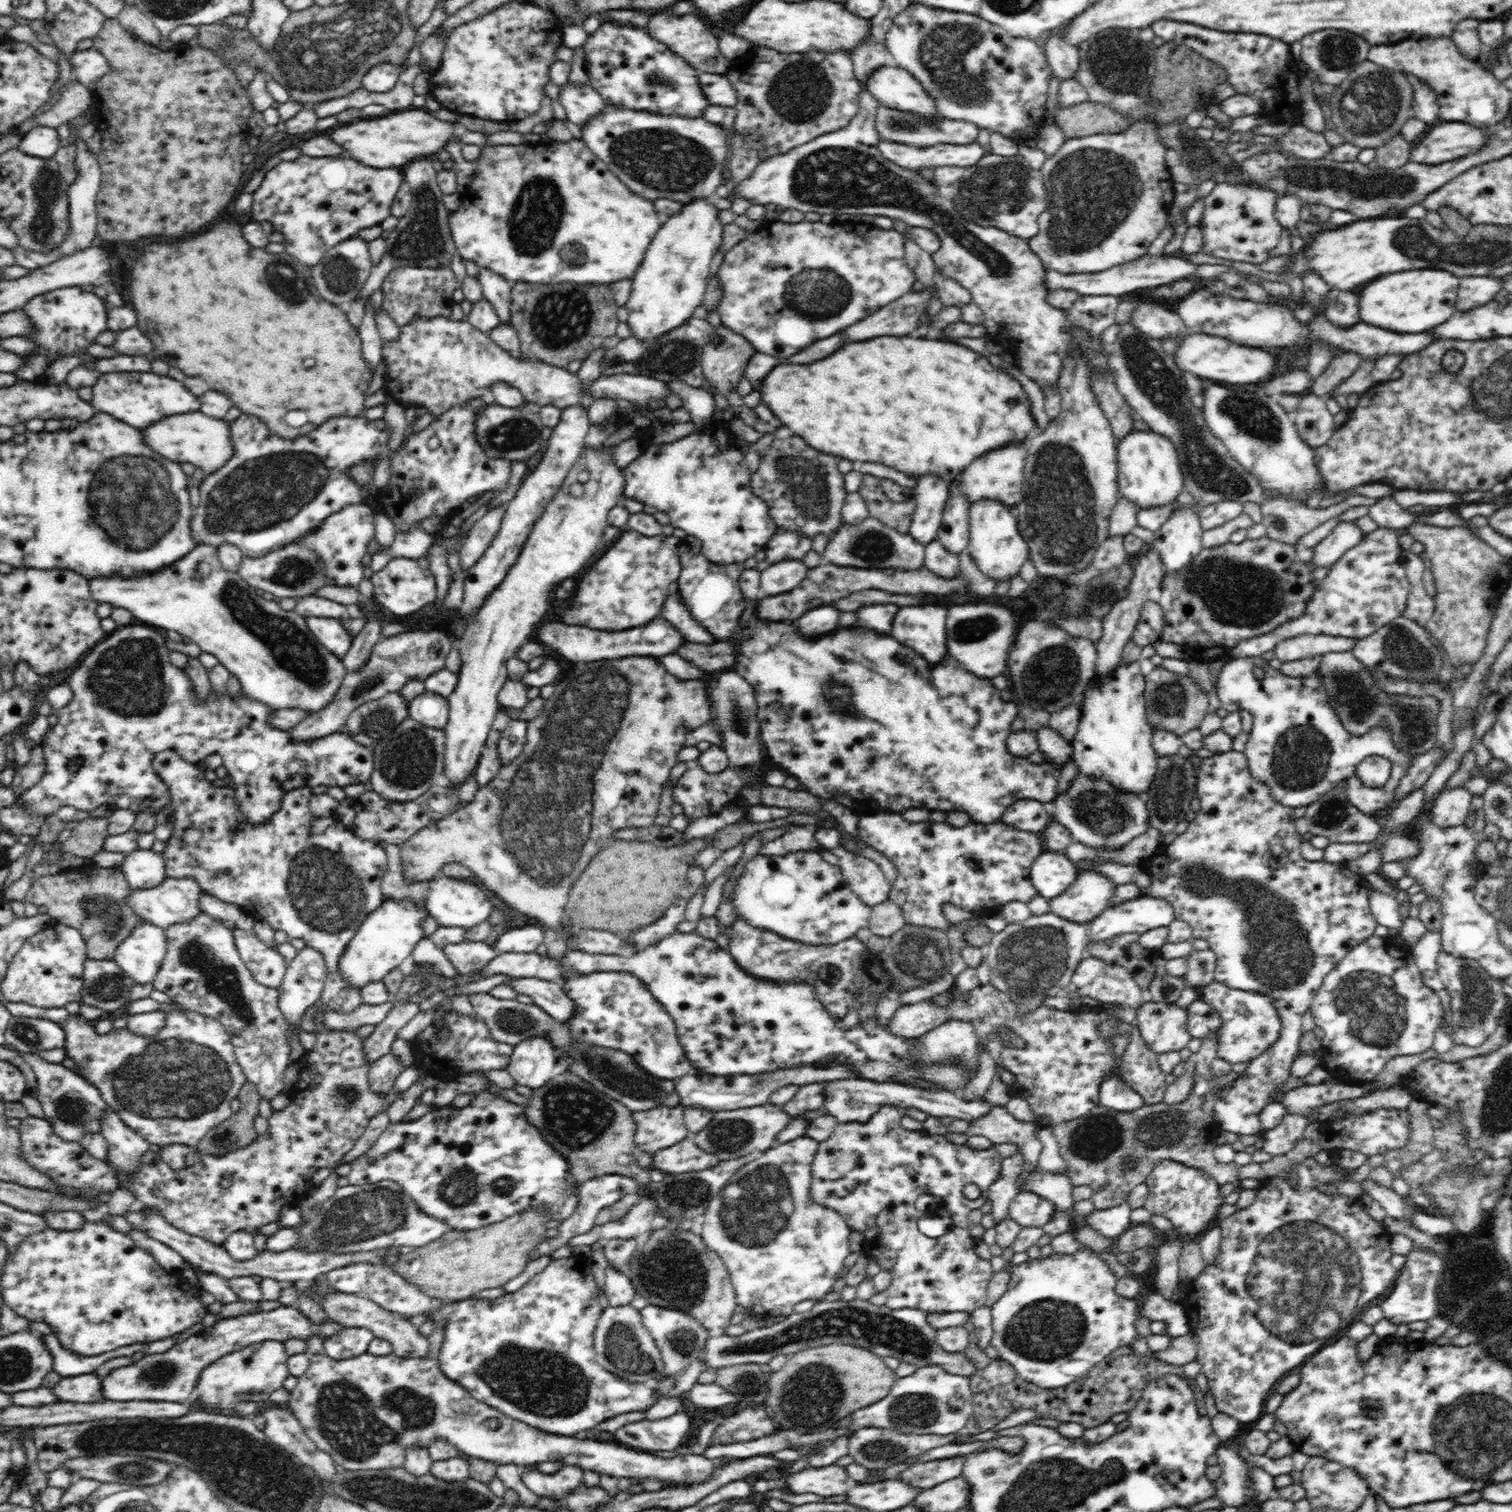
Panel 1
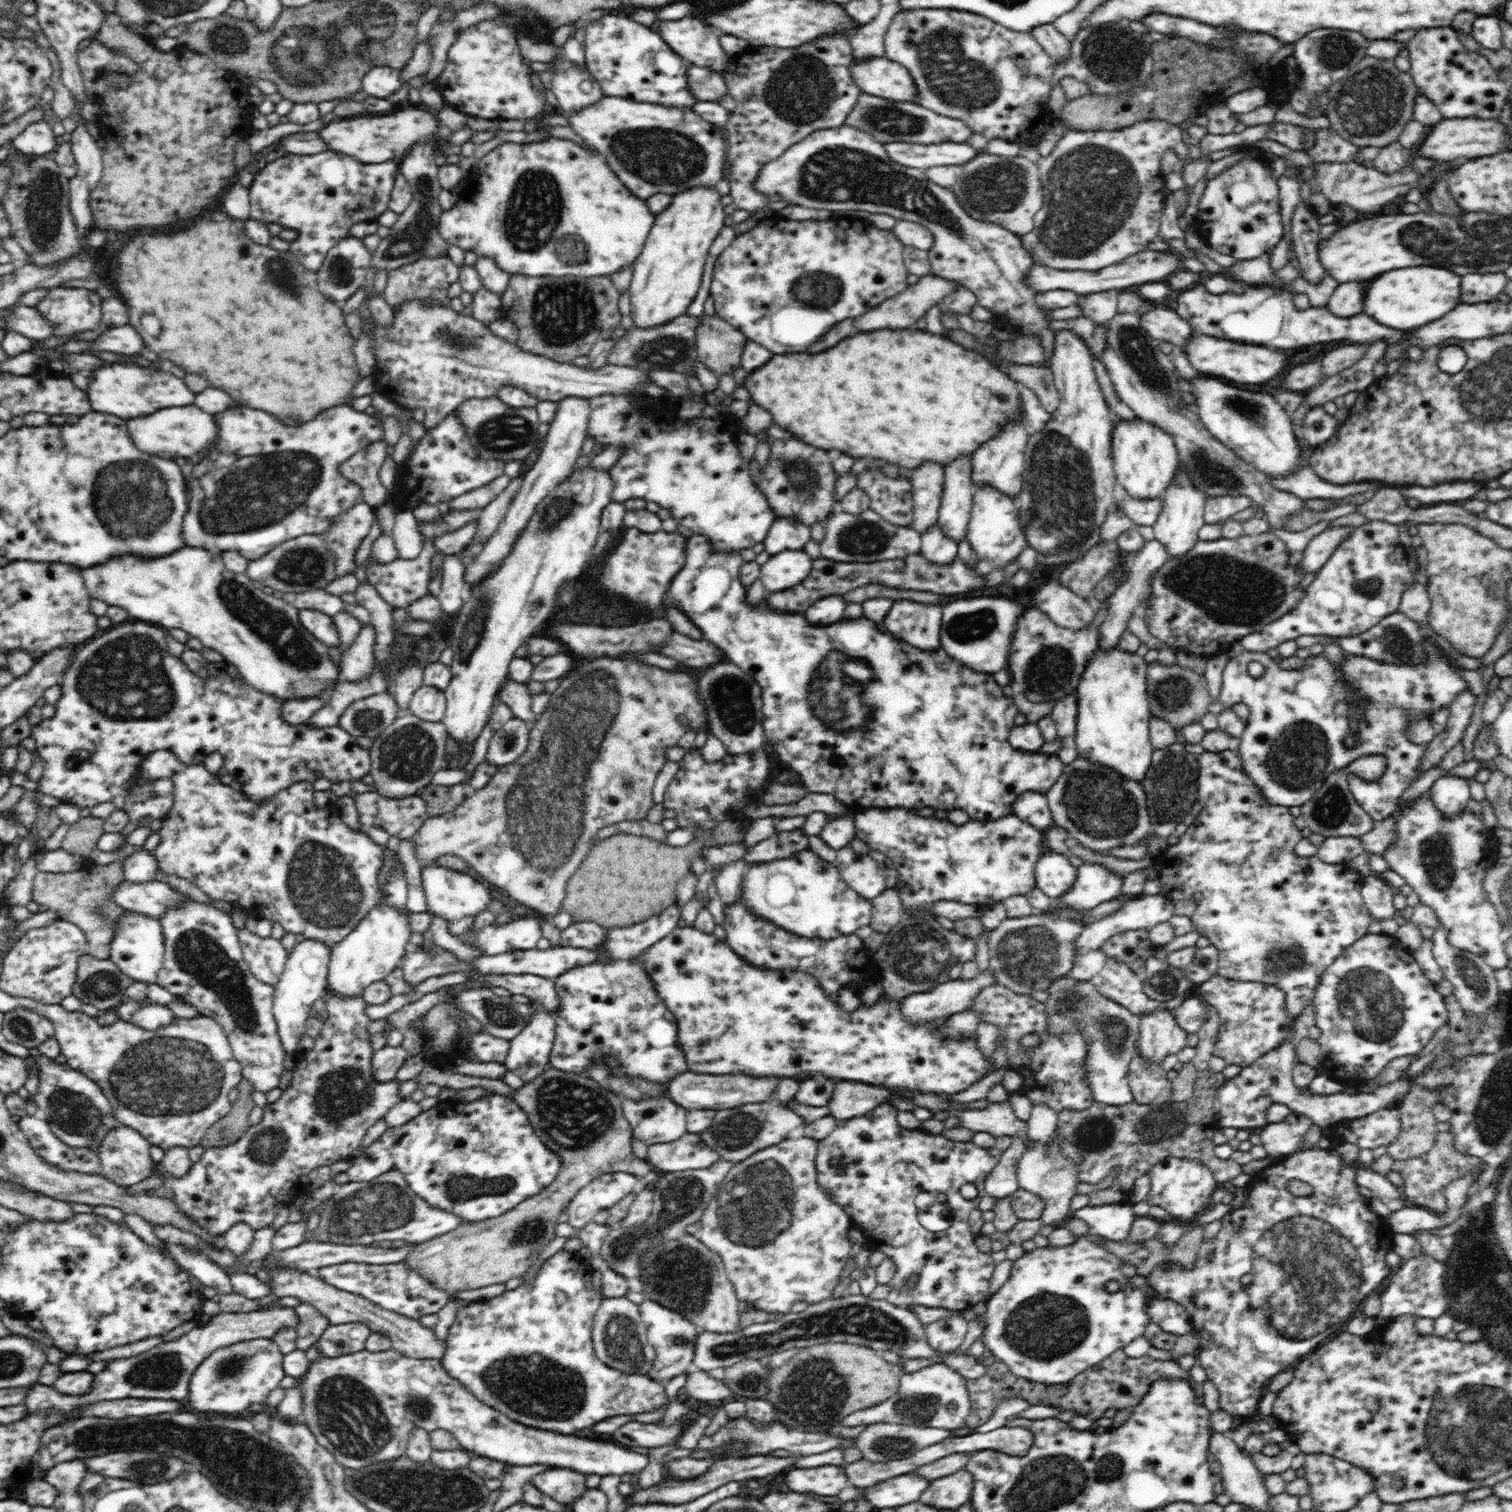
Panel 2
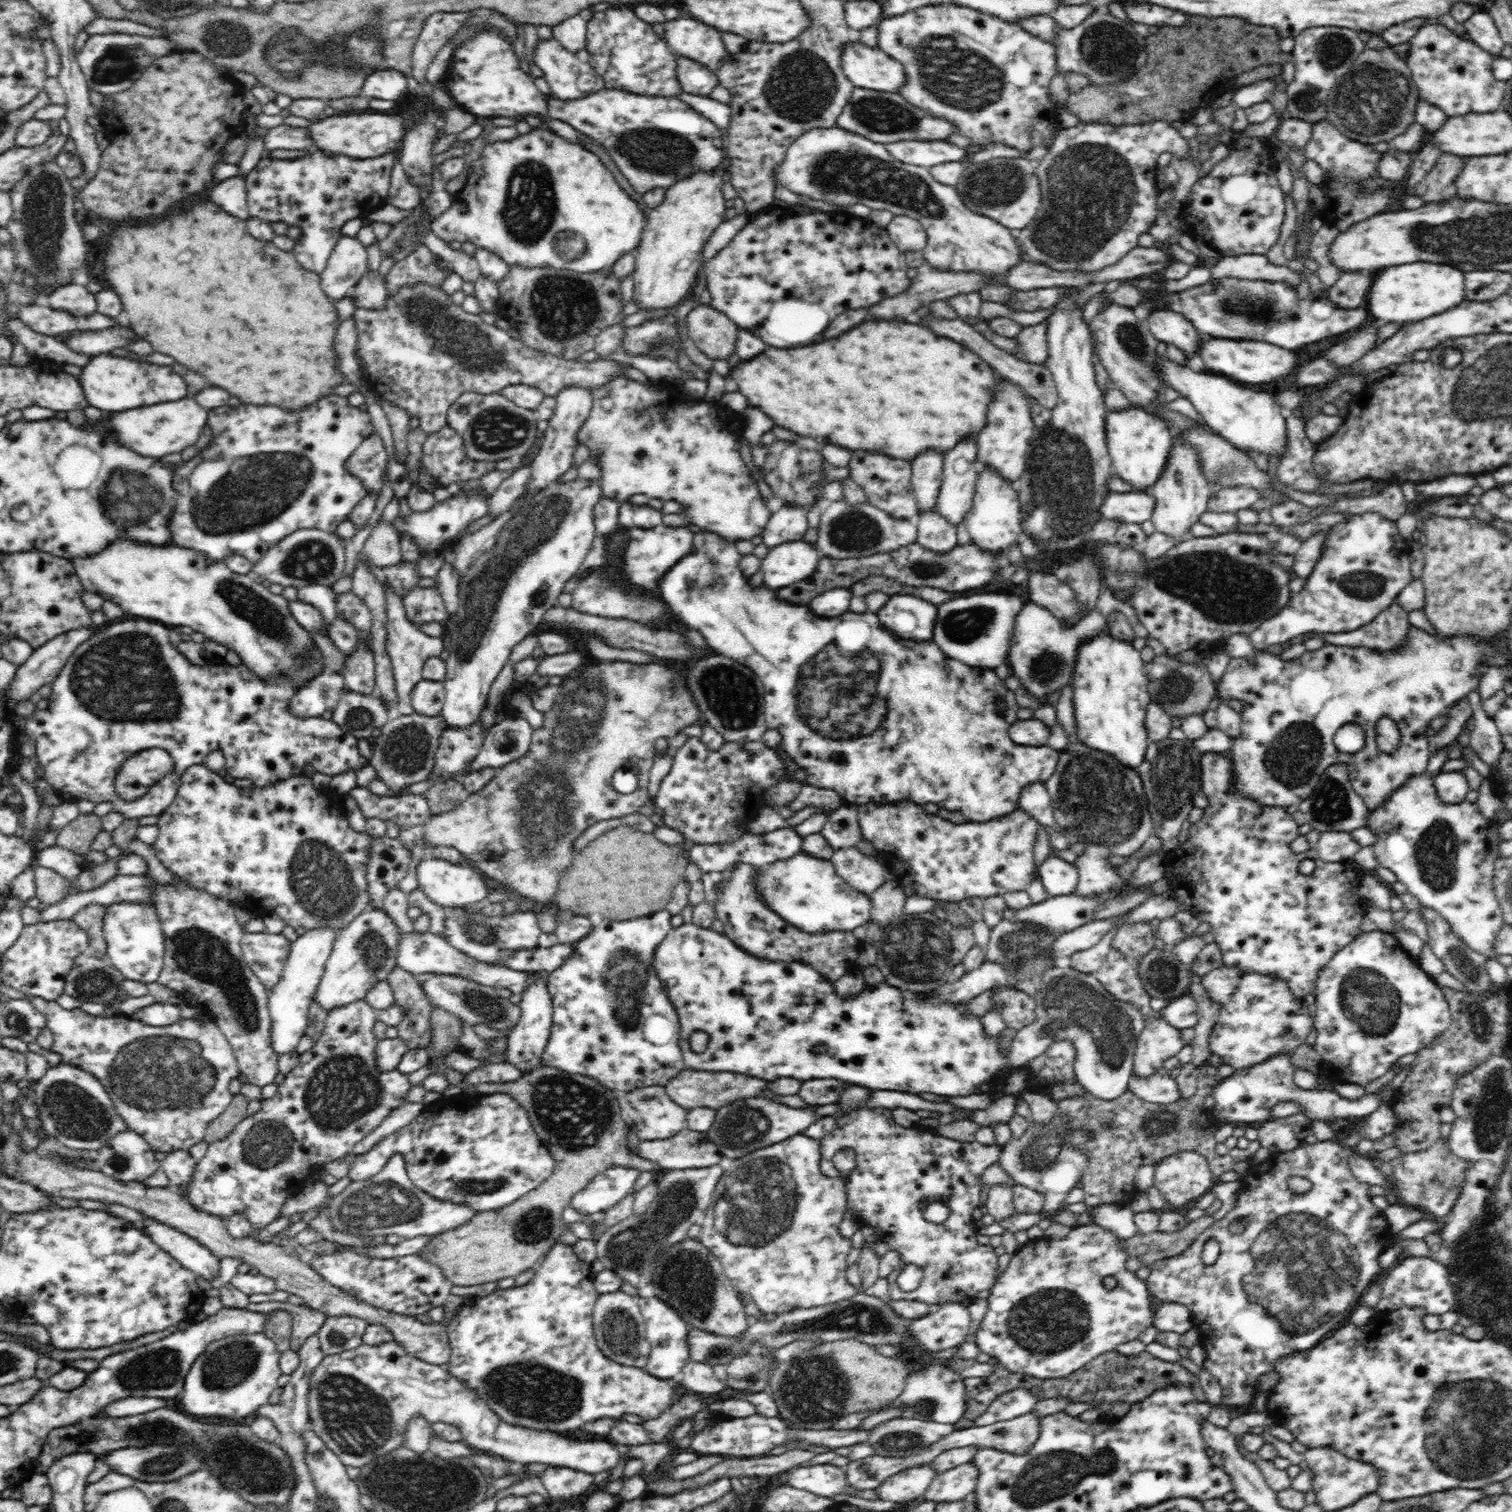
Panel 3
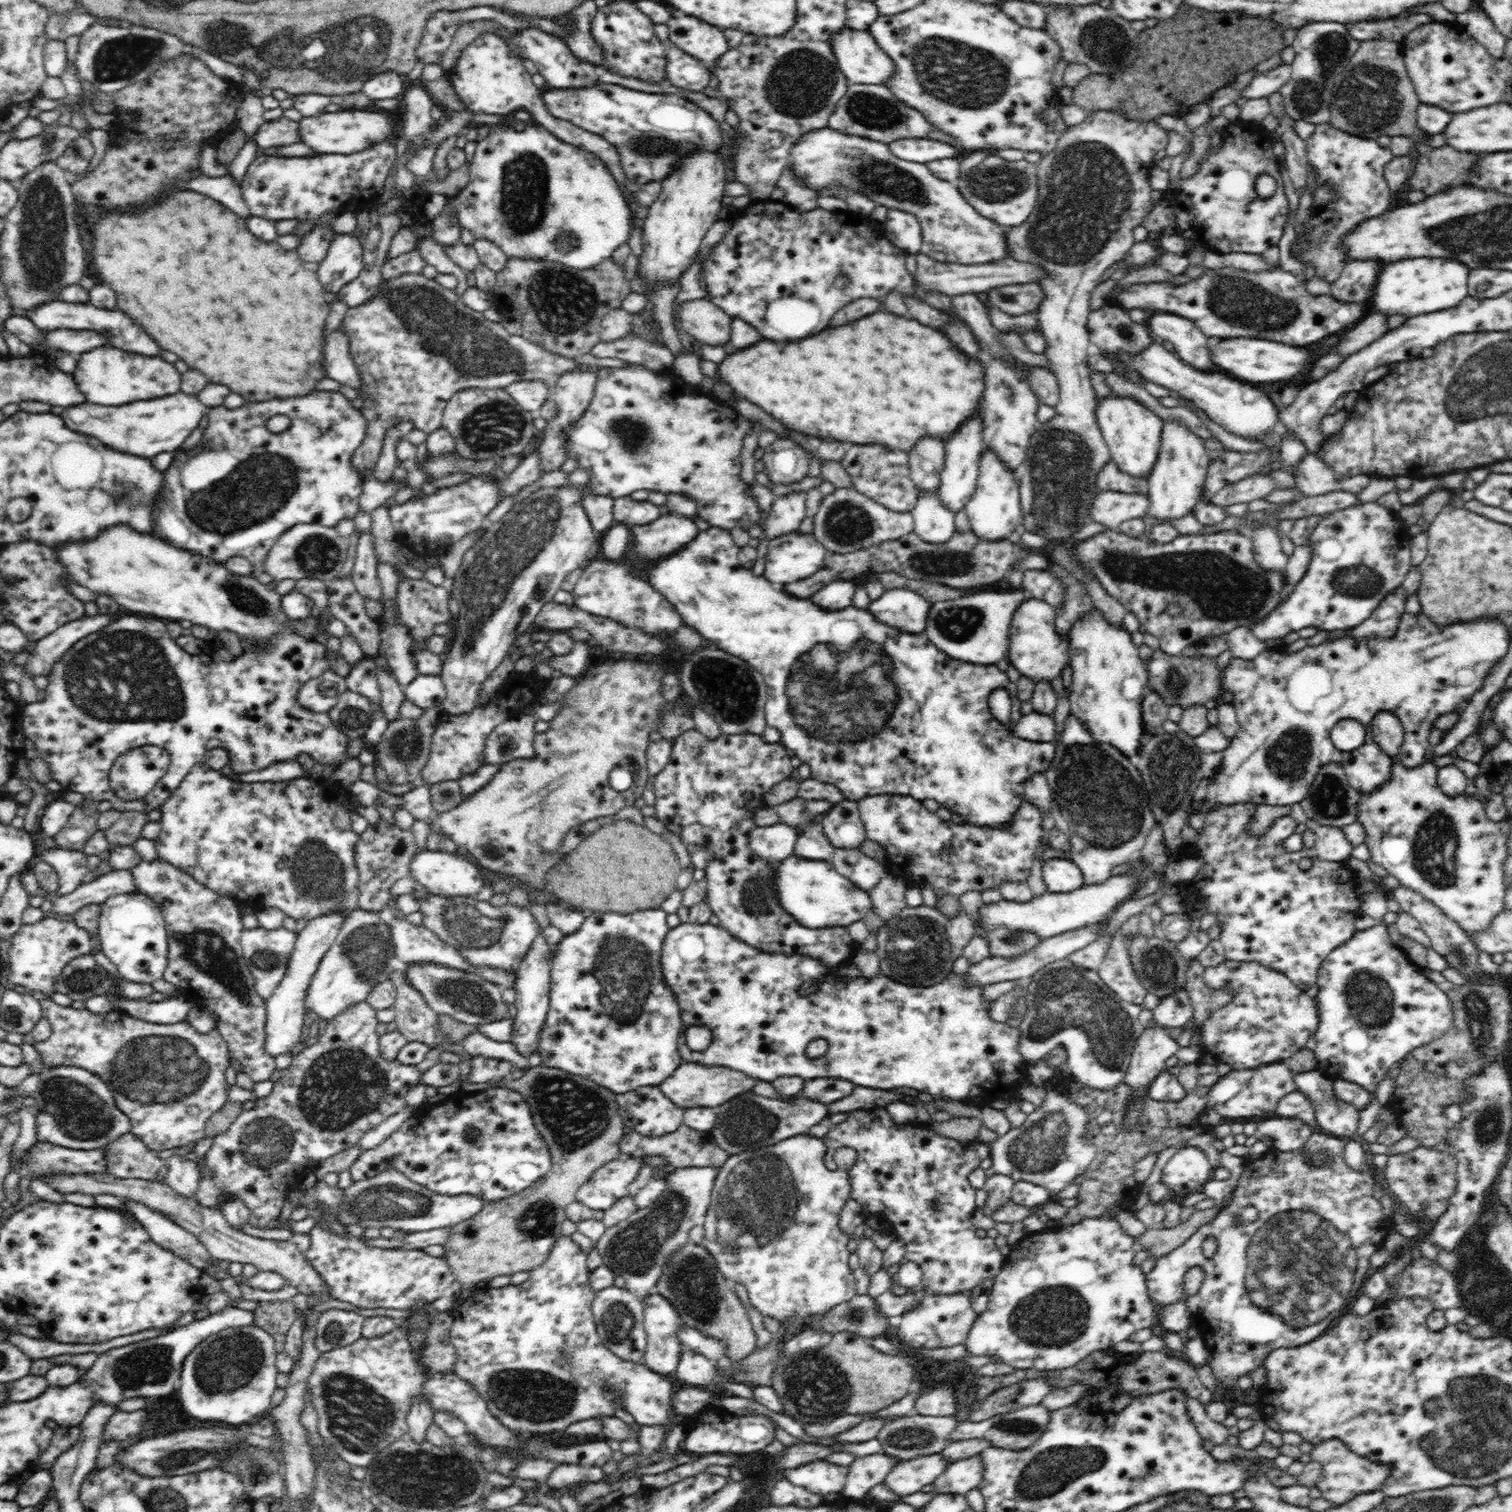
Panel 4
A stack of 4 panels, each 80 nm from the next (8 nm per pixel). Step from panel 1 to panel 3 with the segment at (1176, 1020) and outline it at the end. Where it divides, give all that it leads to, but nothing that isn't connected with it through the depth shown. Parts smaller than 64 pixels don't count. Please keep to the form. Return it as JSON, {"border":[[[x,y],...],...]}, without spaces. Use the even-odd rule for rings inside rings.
{"border":[[[1162,1017],[1145,1021],[1145,1027],[1139,1034],[1134,1056],[1133,1072],[1138,1077],[1147,1077],[1154,1074],[1156,1070],[1162,1068],[1162,1064],[1171,1056],[1176,1056],[1186,1043],[1180,1037],[1180,1029],[1174,1028],[1170,1023],[1164,1021]]]}

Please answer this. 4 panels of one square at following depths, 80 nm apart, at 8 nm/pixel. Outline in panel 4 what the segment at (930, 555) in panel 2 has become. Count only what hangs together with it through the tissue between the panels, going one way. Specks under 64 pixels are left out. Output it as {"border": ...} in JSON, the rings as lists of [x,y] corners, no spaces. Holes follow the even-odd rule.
{"border":[[[918,490],[916,506],[910,512],[914,531],[923,542],[948,542],[955,532],[955,514],[942,504],[938,493]]]}

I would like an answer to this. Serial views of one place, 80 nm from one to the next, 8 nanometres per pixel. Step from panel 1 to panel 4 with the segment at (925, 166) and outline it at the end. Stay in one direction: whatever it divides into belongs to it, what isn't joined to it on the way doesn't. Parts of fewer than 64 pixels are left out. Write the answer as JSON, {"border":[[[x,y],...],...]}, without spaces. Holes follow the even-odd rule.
{"border":[[[908,138],[889,143],[887,146],[894,156],[922,164],[958,156],[957,148],[938,140]]]}

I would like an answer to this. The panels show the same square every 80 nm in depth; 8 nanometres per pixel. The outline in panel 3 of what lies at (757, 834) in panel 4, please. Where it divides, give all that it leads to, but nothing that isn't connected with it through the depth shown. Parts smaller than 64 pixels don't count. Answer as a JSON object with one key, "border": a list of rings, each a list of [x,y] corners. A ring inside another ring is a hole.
{"border":[[[785,827],[764,835],[743,835],[736,842],[722,844],[694,844],[689,850],[689,859],[694,862],[702,873],[728,871],[735,863],[746,863],[752,867],[764,867],[780,860],[787,860],[801,853],[803,838],[792,827]]]}

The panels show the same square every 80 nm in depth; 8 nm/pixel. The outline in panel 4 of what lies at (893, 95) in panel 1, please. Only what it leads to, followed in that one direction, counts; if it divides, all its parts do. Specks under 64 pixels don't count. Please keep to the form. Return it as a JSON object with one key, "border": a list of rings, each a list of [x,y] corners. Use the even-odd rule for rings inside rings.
{"border":[[[849,26],[830,36],[830,45],[836,57],[838,68],[851,84],[880,84],[894,76],[894,61],[878,46],[875,38],[866,30],[854,30]]]}

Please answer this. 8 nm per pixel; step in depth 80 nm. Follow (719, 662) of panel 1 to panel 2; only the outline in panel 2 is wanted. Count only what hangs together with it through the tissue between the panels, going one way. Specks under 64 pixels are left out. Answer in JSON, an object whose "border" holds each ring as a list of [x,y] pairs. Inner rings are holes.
{"border":[[[673,632],[666,638],[664,646],[658,646],[656,653],[666,655],[685,666],[705,668],[720,660],[727,659],[720,647],[708,642],[694,640],[684,634]]]}

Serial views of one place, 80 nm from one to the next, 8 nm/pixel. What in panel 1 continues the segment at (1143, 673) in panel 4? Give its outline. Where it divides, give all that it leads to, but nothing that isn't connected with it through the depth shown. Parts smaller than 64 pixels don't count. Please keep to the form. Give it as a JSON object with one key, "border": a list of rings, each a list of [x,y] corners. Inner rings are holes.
{"border":[[[1138,661],[1132,664],[1120,662],[1118,668],[1104,678],[1093,676],[1086,684],[1081,697],[1082,708],[1080,708],[1080,722],[1076,736],[1073,736],[1072,752],[1073,761],[1077,770],[1089,778],[1103,778],[1119,792],[1131,792],[1132,794],[1142,794],[1146,797],[1146,792],[1150,784],[1154,782],[1156,776],[1157,752],[1152,746],[1151,724],[1147,717],[1147,704],[1145,701],[1145,676],[1140,669]]]}

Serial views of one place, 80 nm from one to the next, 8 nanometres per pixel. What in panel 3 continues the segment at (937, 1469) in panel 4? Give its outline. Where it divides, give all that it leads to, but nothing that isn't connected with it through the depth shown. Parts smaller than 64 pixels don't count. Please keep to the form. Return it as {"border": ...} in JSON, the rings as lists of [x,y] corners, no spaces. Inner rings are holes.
{"border":[[[931,1462],[906,1468],[906,1470],[902,1469],[875,1488],[878,1500],[898,1504],[914,1500],[928,1490],[932,1479],[937,1474],[938,1472],[931,1467]]]}

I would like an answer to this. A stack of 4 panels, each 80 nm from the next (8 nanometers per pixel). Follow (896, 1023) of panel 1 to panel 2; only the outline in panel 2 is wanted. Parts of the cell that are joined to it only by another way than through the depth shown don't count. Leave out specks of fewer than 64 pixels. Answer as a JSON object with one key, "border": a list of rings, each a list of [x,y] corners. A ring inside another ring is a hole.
{"border":[[[990,968],[972,980],[946,980],[925,993],[914,993],[899,1002],[903,1018],[909,1024],[926,1024],[962,1012],[987,986],[996,984]]]}

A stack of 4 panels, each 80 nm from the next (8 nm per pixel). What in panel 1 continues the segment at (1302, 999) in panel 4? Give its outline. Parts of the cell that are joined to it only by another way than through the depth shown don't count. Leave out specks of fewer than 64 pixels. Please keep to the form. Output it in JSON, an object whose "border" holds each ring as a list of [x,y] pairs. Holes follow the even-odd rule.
{"border":[[[1214,980],[1202,988],[1200,998],[1216,1009],[1222,1019],[1217,1033],[1218,1058],[1227,1060],[1231,1065],[1252,1061],[1278,1040],[1282,1025],[1275,1000],[1269,994],[1230,988]]]}

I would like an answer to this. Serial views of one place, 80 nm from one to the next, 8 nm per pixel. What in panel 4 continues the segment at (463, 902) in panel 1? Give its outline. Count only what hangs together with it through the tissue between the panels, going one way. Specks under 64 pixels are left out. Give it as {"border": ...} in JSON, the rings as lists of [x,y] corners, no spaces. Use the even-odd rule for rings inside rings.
{"border":[[[427,848],[425,851],[416,852],[410,864],[409,875],[417,881],[418,886],[426,889],[426,892],[457,900],[474,897],[485,886],[485,881],[476,864],[462,851],[450,855],[446,852],[430,851]]]}

